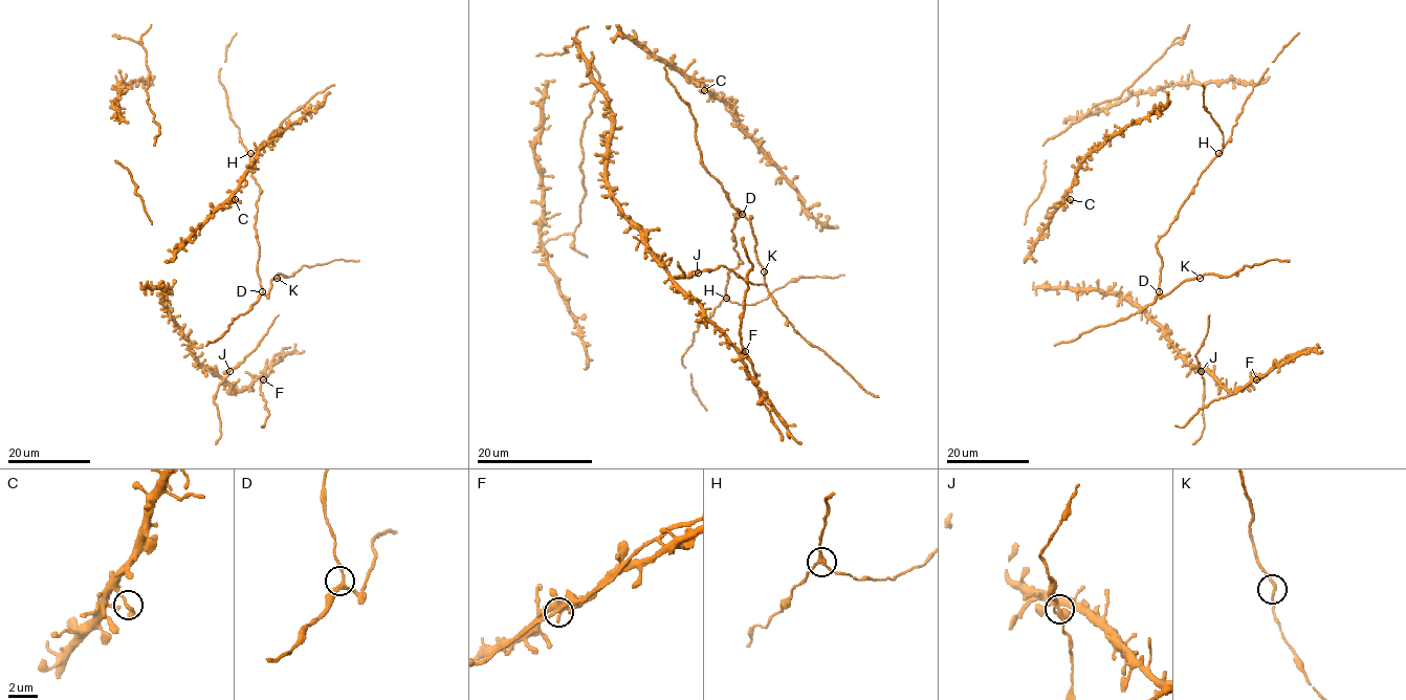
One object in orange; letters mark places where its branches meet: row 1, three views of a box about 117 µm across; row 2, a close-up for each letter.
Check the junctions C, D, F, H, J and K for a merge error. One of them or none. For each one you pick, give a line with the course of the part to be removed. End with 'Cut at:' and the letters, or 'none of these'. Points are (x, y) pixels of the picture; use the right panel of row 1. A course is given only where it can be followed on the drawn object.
Cut at: none of these

